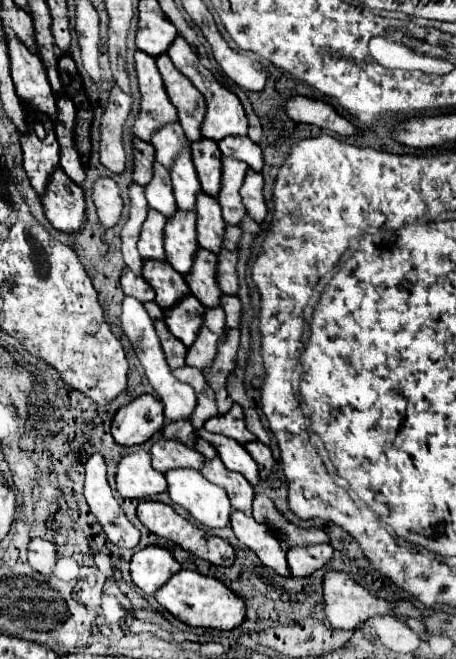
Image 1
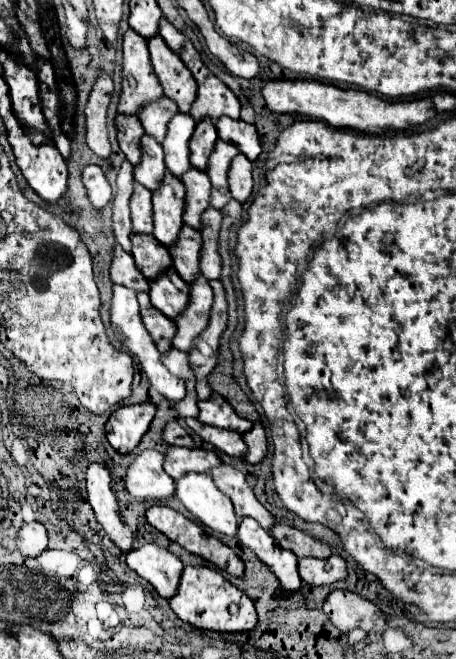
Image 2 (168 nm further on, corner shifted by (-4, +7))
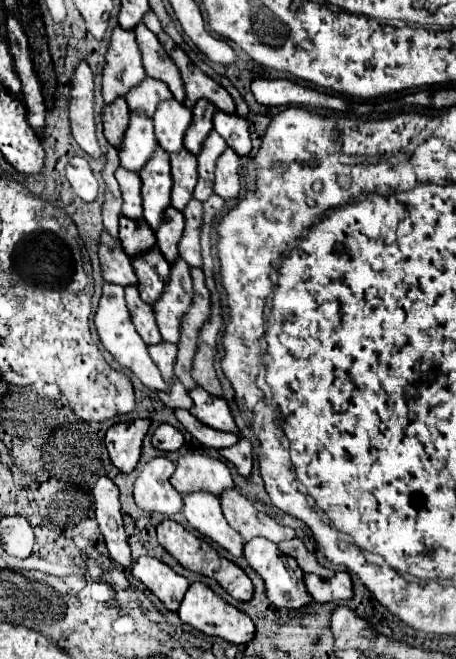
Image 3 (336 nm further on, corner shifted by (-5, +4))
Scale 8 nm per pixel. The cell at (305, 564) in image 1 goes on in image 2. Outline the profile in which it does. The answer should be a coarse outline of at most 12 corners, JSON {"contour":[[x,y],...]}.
{"contour":[[299,558],[299,574],[313,586],[347,578],[345,560]]}

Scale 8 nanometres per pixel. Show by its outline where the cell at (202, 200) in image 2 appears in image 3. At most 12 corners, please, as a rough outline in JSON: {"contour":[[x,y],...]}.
{"contour":[[170,155],[170,203],[184,209],[196,185],[196,155]]}

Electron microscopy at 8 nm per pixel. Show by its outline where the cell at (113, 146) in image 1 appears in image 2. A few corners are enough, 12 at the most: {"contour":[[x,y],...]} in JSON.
{"contour":[[109,74],[95,80],[87,116],[87,144],[111,156],[107,108],[115,90]]}

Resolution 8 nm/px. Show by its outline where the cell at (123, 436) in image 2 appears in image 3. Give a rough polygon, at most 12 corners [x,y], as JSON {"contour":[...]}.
{"contour":[[148,419],[116,423],[106,449],[116,469],[132,473]]}

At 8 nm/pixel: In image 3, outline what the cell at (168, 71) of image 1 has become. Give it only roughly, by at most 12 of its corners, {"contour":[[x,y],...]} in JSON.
{"contour":[[138,23],[136,41],[144,69],[184,101],[184,83],[154,33]]}

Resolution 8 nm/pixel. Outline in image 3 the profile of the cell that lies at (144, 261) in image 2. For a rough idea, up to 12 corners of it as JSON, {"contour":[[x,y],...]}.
{"contour":[[120,217],[120,241],[130,257],[156,245],[144,219]]}

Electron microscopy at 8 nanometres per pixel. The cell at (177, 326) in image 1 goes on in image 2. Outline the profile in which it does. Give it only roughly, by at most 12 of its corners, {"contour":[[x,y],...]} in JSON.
{"contour":[[173,268],[149,290],[151,304],[175,320],[189,304],[189,284]]}

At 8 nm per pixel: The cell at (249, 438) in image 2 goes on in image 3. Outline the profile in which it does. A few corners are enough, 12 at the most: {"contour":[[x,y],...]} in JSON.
{"contour":[[246,439],[226,447],[220,455],[242,477],[252,471],[252,445]]}

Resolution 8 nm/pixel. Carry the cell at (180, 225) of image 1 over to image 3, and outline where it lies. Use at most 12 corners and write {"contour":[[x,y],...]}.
{"contour":[[158,145],[140,169],[144,219],[170,205],[170,159]]}

